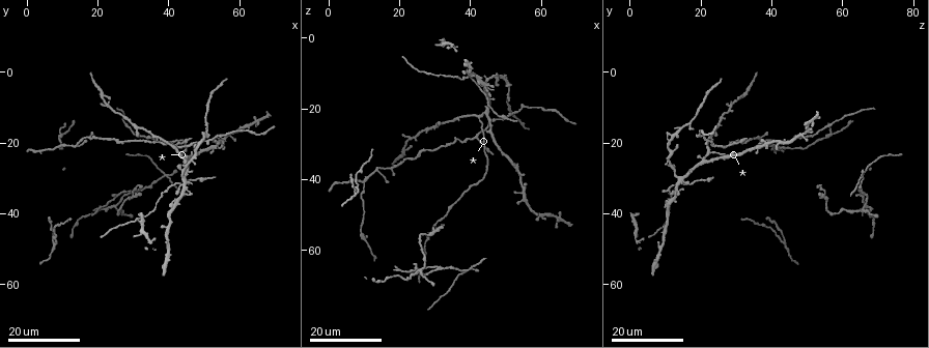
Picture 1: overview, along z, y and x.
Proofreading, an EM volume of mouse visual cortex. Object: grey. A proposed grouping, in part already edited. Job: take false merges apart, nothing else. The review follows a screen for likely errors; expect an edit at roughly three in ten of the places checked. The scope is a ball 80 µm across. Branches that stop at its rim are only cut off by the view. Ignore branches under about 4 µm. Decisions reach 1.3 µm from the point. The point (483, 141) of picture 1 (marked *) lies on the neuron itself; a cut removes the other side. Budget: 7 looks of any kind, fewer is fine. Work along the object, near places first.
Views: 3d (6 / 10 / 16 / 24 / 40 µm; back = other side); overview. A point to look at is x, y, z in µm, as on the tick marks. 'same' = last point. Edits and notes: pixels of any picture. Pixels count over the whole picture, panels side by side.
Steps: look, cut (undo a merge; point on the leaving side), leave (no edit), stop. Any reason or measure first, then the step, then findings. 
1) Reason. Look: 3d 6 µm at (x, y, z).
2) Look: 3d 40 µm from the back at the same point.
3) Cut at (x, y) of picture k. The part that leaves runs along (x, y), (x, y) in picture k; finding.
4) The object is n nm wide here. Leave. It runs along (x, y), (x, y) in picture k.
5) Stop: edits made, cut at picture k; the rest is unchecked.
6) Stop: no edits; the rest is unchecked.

Arms part here. Look: 3d 16 µm at (42.5, 22.5, 21.5).

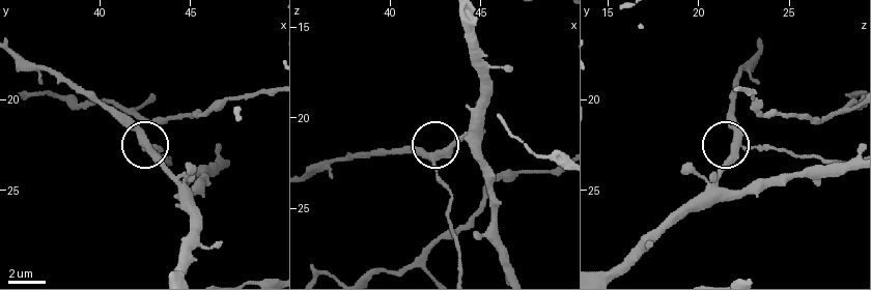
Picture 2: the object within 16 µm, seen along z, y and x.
Look: 3d 10 µm at (42.4, 22.2, 22.1).

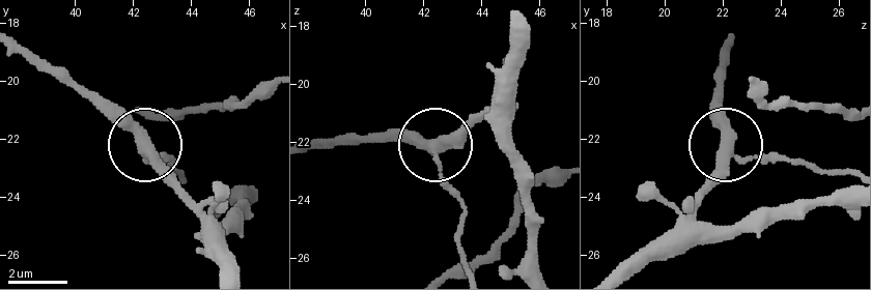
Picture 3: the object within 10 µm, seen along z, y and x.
3 arms meet here. Cut at (466, 137) of picture 3. The part that leaves runs along (742, 162), (730, 164), (626, 272) in picture 3; two neurons meet here.

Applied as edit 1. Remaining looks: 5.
Four or more arms meet. Look: 3d 24 µm at (39.0, 29.0, 65.5).

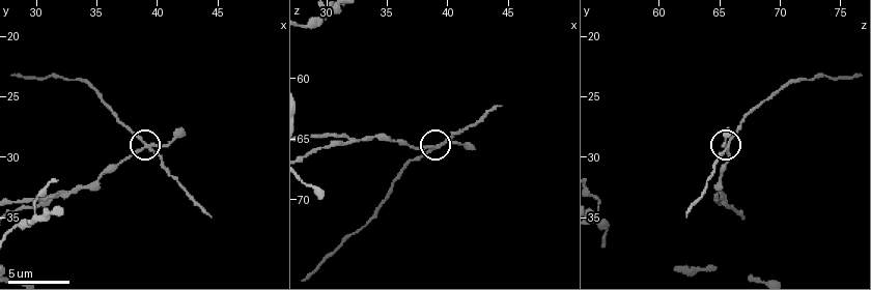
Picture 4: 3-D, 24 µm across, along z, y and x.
Look: 3d 10 µm at (38.8, 28.6, 65.8).

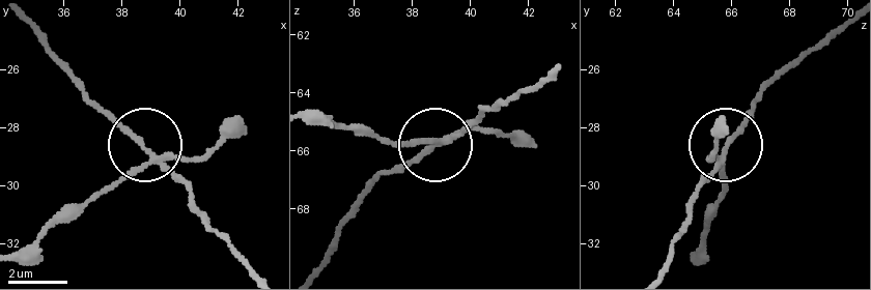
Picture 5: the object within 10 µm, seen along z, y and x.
The object is 170 nm wide here. Cut at (128, 129) of picture 5. Two neurons meet here.

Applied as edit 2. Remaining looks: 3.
Look: overview.

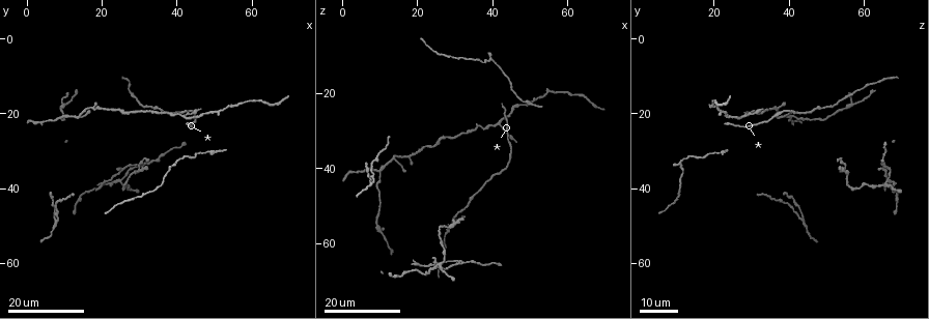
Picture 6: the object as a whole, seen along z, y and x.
Thin arm on a thick one. Look: 3d 24 µm at (32.0, 33.0, 65.0).

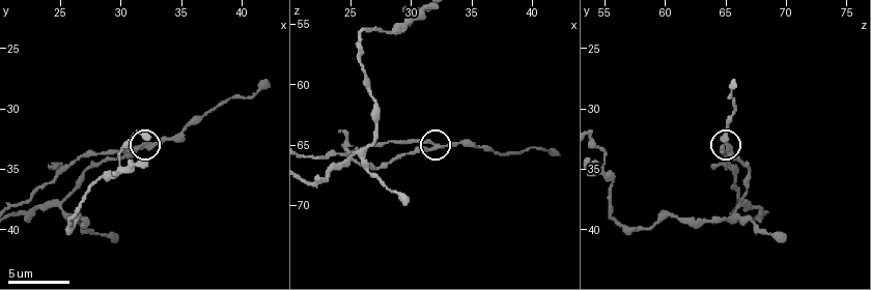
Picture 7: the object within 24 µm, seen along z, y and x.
Closer look. Look: 3d 6 µm at (31.6, 33.0, 64.8).

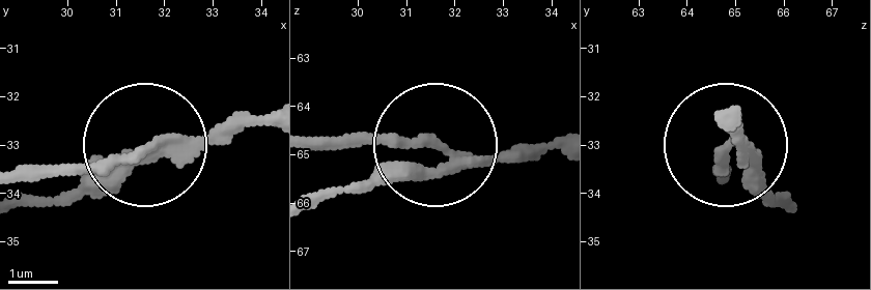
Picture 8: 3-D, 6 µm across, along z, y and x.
The side arm is 13 µm long; 3 arms meet here. Cut at (99, 168) of picture 8. A second neuron is stuck on.

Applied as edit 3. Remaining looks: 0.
Stop: edits made, cut at picture 3, cut at picture 5, cut at picture 8; the rest is unchecked.

